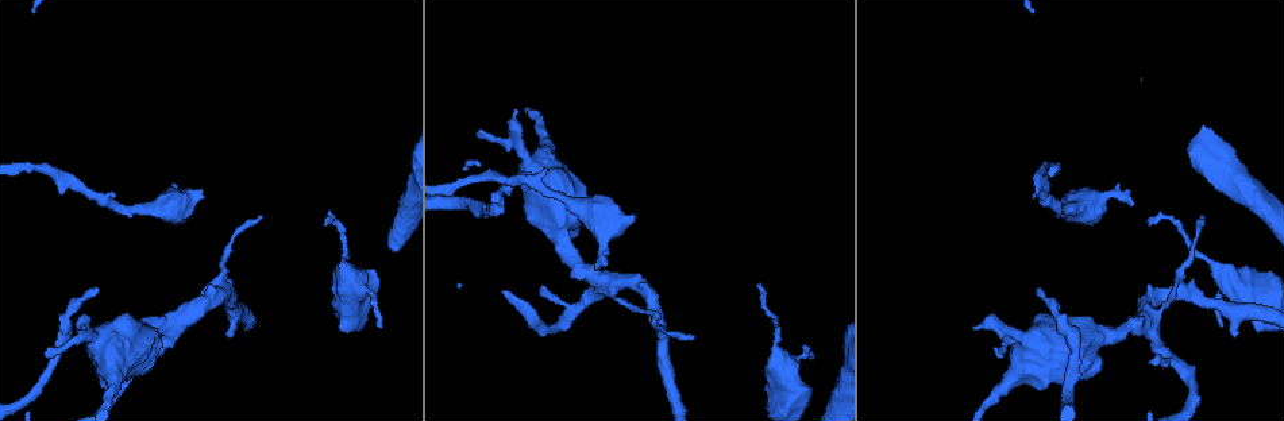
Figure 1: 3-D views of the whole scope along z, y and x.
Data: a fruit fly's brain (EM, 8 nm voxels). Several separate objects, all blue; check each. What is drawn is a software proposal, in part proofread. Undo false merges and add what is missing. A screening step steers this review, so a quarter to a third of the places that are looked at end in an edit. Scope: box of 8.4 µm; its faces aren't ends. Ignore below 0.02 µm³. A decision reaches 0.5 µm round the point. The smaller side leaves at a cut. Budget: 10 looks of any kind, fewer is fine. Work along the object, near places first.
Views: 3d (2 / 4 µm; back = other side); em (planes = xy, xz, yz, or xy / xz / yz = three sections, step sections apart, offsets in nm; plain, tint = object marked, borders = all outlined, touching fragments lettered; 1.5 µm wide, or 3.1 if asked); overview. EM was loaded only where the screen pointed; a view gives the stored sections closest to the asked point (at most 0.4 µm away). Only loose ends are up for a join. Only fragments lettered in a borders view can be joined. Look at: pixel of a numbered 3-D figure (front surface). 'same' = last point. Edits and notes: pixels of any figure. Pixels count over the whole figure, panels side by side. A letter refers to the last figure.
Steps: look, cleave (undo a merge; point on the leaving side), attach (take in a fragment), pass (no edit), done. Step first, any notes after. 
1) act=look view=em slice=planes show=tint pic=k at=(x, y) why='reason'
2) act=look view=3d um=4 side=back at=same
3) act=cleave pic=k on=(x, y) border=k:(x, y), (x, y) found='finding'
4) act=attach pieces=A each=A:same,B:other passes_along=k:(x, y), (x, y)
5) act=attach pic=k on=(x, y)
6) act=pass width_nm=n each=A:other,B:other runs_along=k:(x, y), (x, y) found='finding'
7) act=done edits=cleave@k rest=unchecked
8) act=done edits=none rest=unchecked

act=look view=em slice=planes show=borders pic=1 at=(97, 292) why='branch stops here'

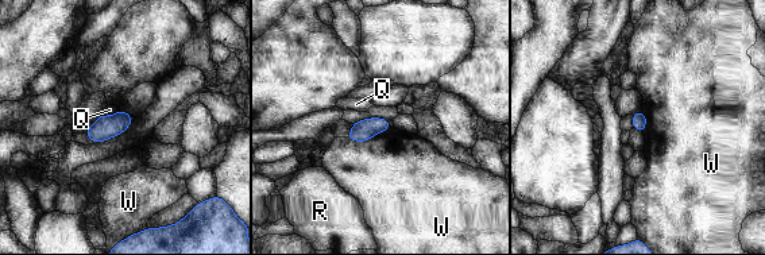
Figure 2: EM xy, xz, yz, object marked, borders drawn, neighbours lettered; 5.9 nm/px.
act=pass each=Q:other,R:other,W:other border=2:(390, 127), (366, 140), (344, 138) found='no lettered fragment goes on from it'

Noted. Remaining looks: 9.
act=look view=3d um=4 pic=1 at=(561, 196) why='narrows sharply'

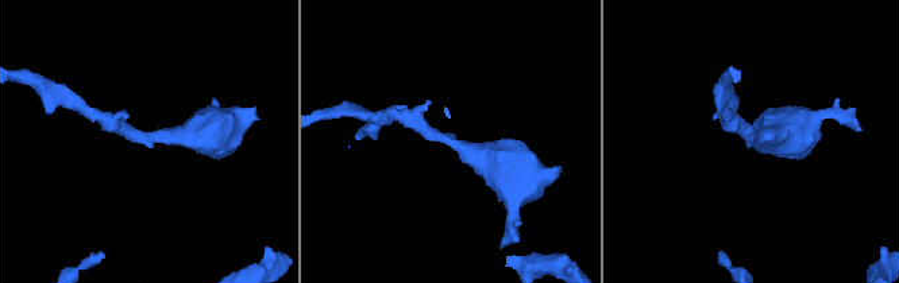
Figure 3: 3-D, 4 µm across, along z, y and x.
act=look view=em slice=planes show=borders pic=3 at=(752, 140) arm_widths_nm=220,550 why='need the tissue'

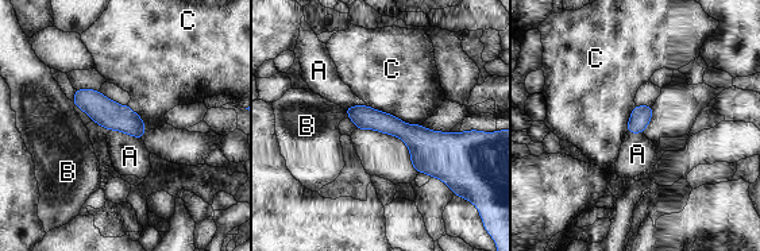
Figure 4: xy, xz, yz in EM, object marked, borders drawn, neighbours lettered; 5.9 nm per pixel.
act=pass width_nm=130 each=A:other,B:other,C:other runs_along=4:(348, 111), (420, 141), (460, 138) found='all the same cell'

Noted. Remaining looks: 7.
act=look view=em slice=planes show=borders pic=1 at=(1200, 216) why='thin end'

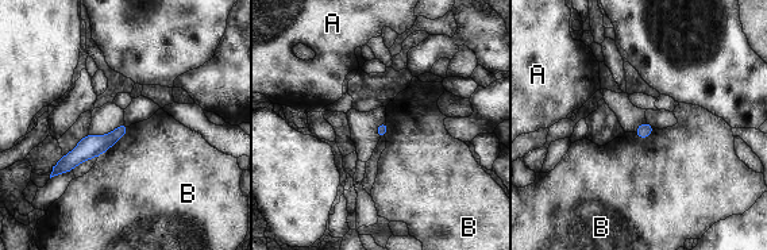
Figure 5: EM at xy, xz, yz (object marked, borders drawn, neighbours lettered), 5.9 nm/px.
act=pass each=A:other,B:other found='none of them fits'

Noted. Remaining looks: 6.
act=look view=em slice=xz step=4 show=tint pic=1 at=(227, 335) why='an open end'

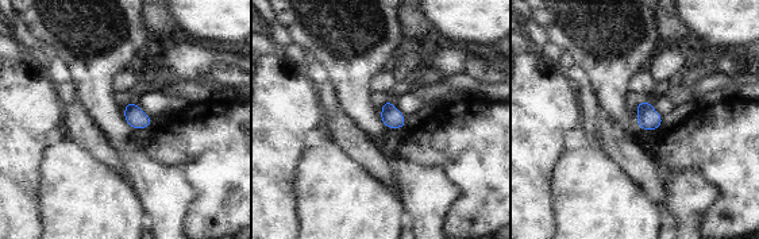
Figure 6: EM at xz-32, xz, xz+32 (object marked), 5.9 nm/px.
act=look view=em slice=planes show=borders at=same

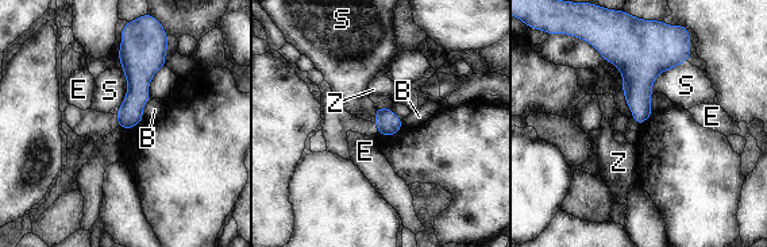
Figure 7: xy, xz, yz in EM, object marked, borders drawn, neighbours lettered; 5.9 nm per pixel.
act=pass each=B:other,E:other,S:other,Z:other border=7:(686, 61), (662, 70), (651, 93) found='no lettered fragment goes on from it'

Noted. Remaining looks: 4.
act=done edits=none rest=unchecked

